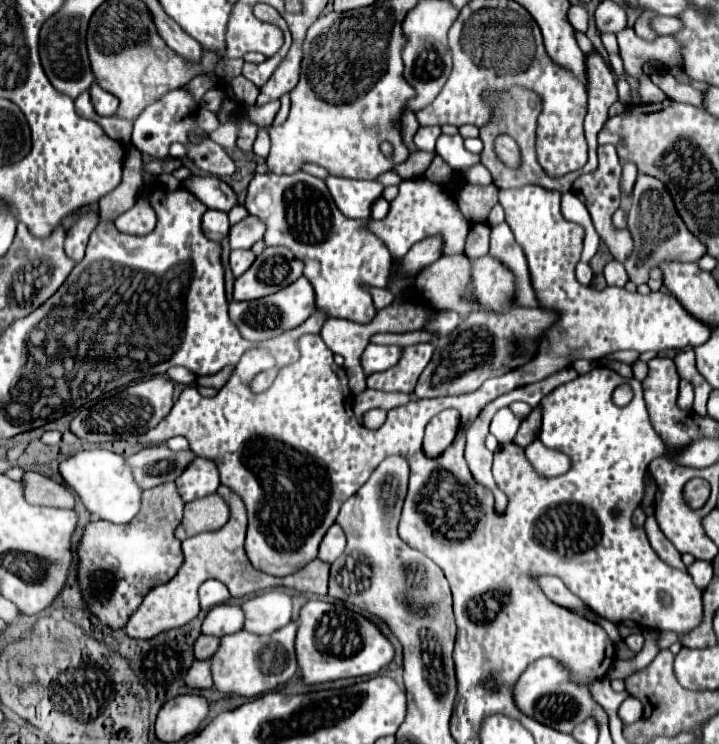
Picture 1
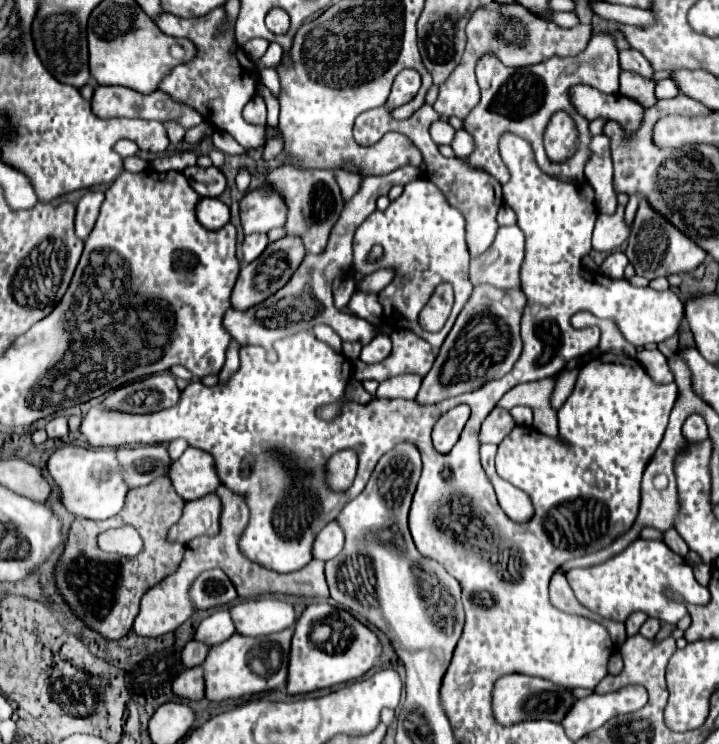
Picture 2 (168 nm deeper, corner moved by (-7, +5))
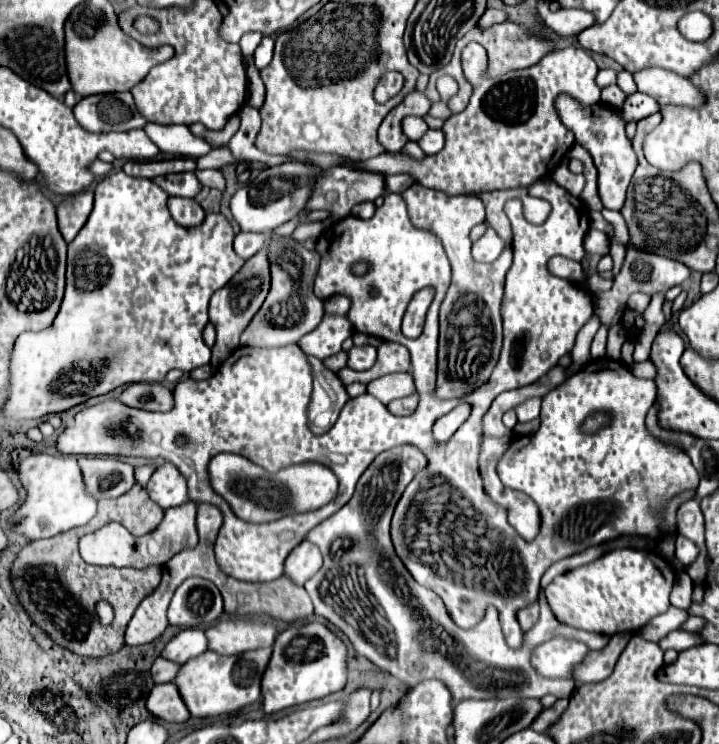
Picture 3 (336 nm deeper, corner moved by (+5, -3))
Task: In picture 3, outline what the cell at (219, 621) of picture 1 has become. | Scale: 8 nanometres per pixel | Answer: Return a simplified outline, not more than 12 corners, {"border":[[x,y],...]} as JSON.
{"border":[[184,628],[162,656],[178,664],[208,650],[202,628]]}

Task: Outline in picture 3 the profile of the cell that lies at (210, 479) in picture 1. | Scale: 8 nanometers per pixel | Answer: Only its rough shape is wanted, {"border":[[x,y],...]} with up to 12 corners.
{"border":[[162,462],[146,484],[168,510],[190,500],[186,478]]}

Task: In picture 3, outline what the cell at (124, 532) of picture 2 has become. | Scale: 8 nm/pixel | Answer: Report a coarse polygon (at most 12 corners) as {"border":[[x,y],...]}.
{"border":[[194,502],[140,538],[122,524],[80,538],[94,566],[164,566],[198,544]]}

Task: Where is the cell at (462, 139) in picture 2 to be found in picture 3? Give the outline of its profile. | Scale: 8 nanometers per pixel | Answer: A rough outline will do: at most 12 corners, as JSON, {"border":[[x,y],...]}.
{"border":[[428,130],[418,140],[426,154],[444,148],[442,130]]}

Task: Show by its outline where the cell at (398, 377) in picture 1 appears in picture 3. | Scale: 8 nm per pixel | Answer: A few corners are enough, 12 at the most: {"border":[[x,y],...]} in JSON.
{"border":[[382,342],[370,370],[342,368],[338,378],[348,386],[410,372],[410,352],[396,342]]}

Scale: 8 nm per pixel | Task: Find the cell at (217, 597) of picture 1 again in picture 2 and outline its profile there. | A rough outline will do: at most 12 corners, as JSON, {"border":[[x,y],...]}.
{"border":[[220,568],[194,580],[190,600],[196,610],[236,600],[232,582]]}

